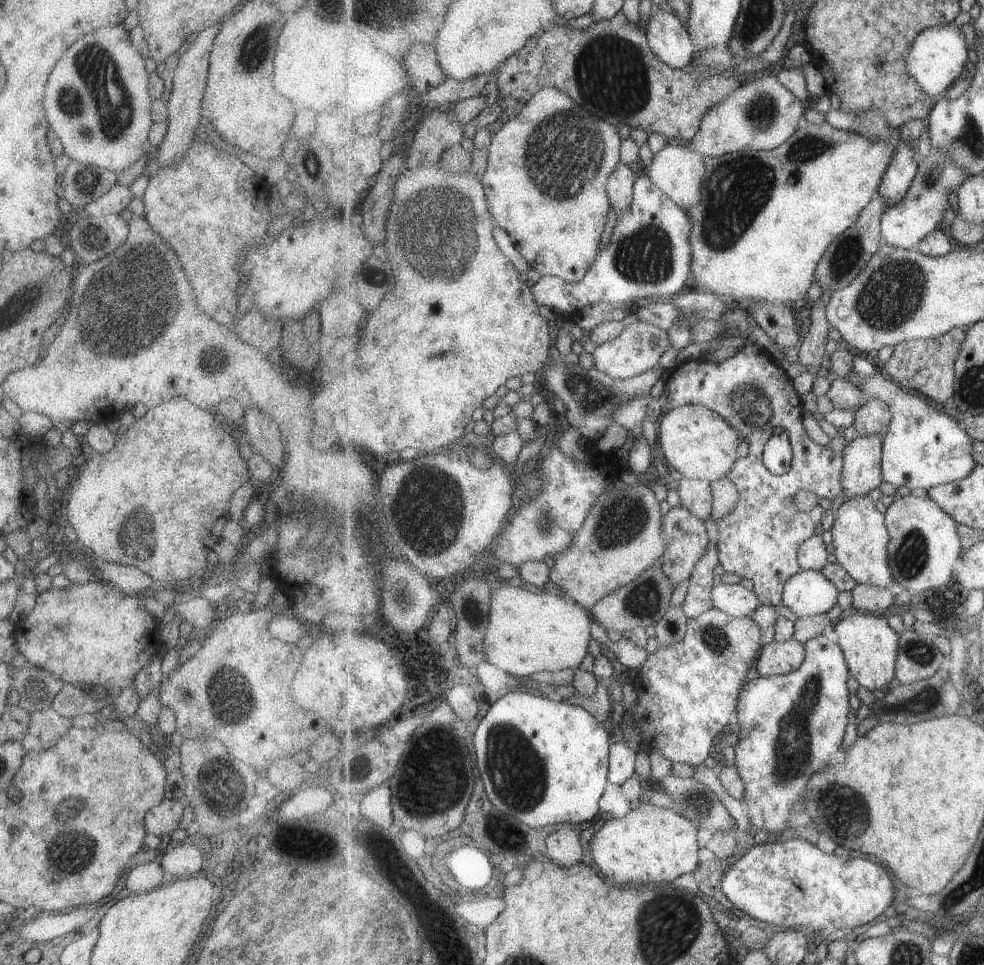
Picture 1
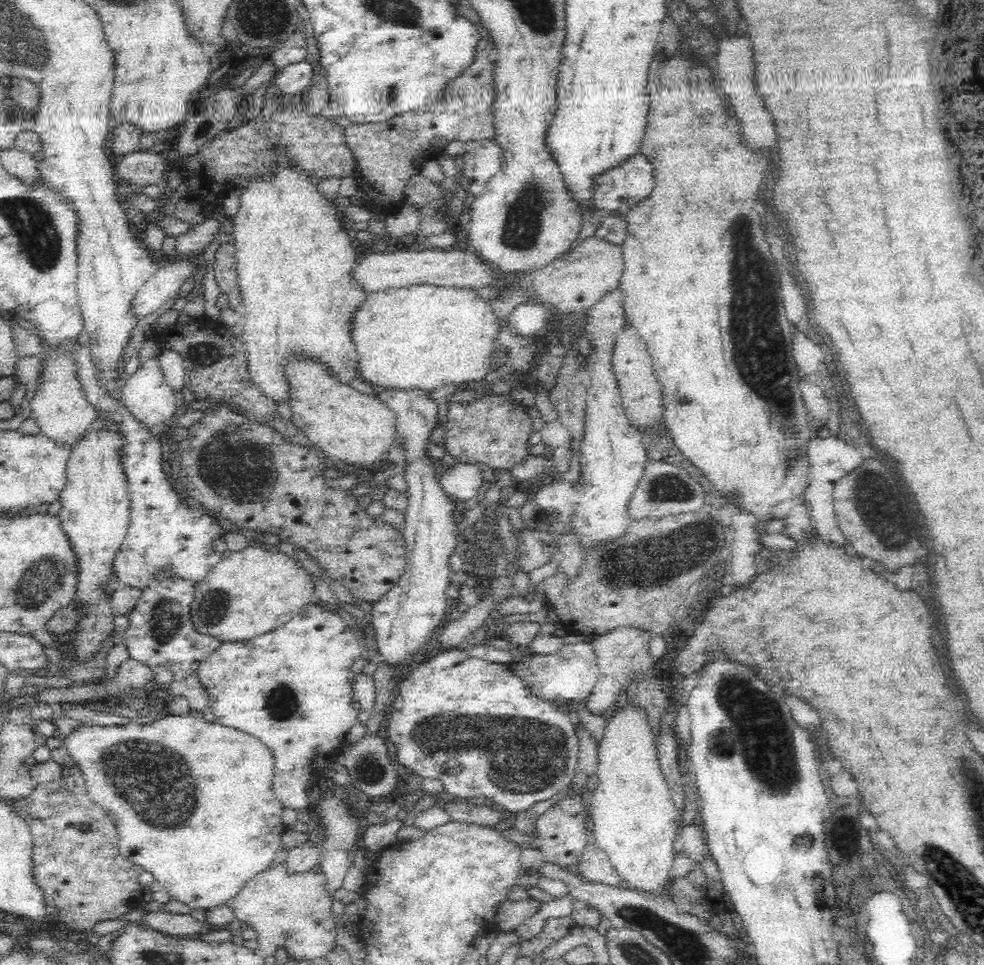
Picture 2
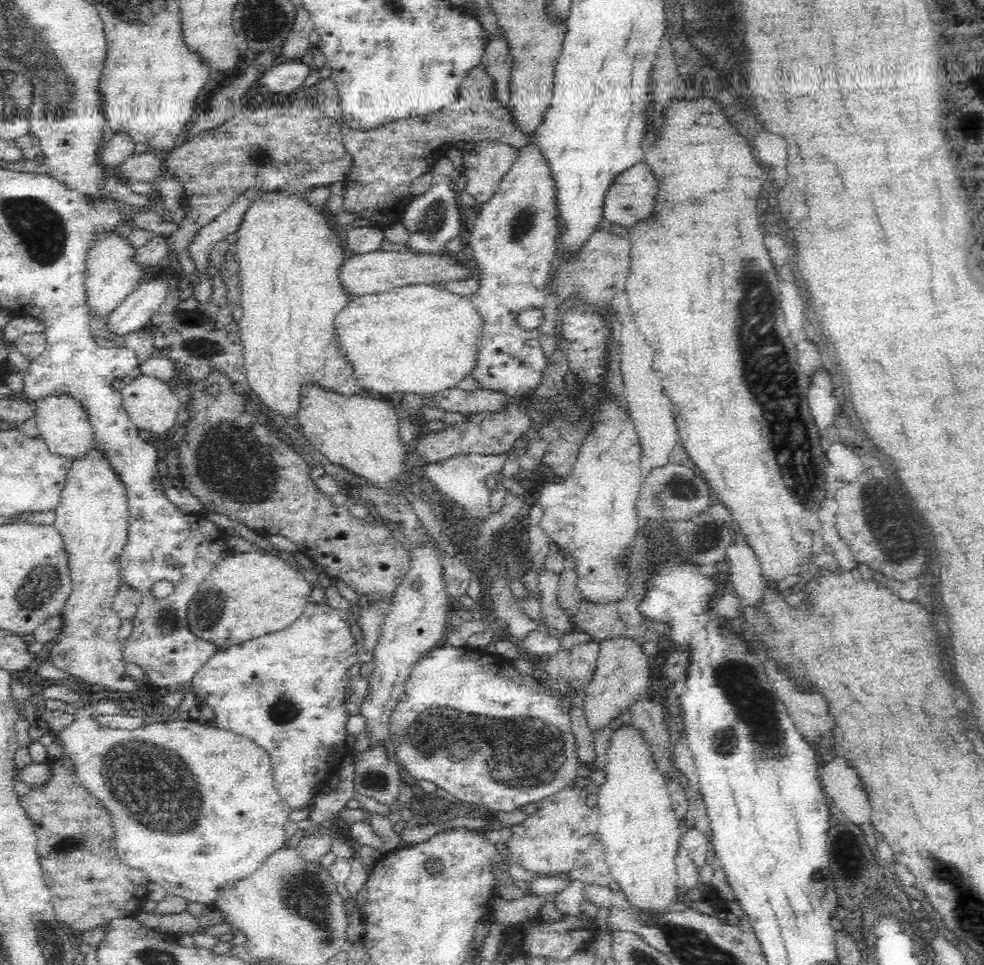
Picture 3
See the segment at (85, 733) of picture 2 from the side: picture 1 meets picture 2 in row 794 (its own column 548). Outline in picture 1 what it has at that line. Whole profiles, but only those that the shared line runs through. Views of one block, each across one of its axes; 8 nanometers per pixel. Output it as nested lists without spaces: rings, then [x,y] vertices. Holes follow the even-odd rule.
[[[549,86],[540,90],[517,116],[491,136],[488,147],[488,169],[482,183],[494,222],[511,235],[530,268],[570,283],[583,280],[598,257],[597,250],[612,207],[608,182],[622,162],[618,128],[595,116],[557,87]]]

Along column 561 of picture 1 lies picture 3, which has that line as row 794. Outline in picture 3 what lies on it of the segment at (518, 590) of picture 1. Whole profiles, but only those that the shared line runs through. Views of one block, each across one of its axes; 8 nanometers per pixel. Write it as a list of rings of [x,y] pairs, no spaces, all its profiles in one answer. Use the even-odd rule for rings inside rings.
[[[631,724],[630,726],[622,726],[615,732],[611,733],[610,740],[606,748],[606,762],[604,769],[606,773],[606,780],[604,784],[599,787],[597,792],[597,800],[595,802],[595,814],[594,817],[594,829],[593,832],[596,837],[596,842],[602,844],[605,851],[605,861],[610,869],[613,880],[615,880],[624,894],[631,900],[632,904],[639,906],[641,910],[655,910],[655,912],[666,912],[669,910],[670,904],[678,901],[678,880],[677,880],[677,866],[675,865],[675,857],[677,853],[681,851],[679,846],[679,840],[683,834],[683,822],[676,816],[676,811],[672,806],[671,794],[669,793],[666,776],[662,774],[658,769],[658,763],[653,759],[653,753],[651,752],[650,745],[645,740],[645,736],[641,733],[641,728],[637,728],[637,725]]]

